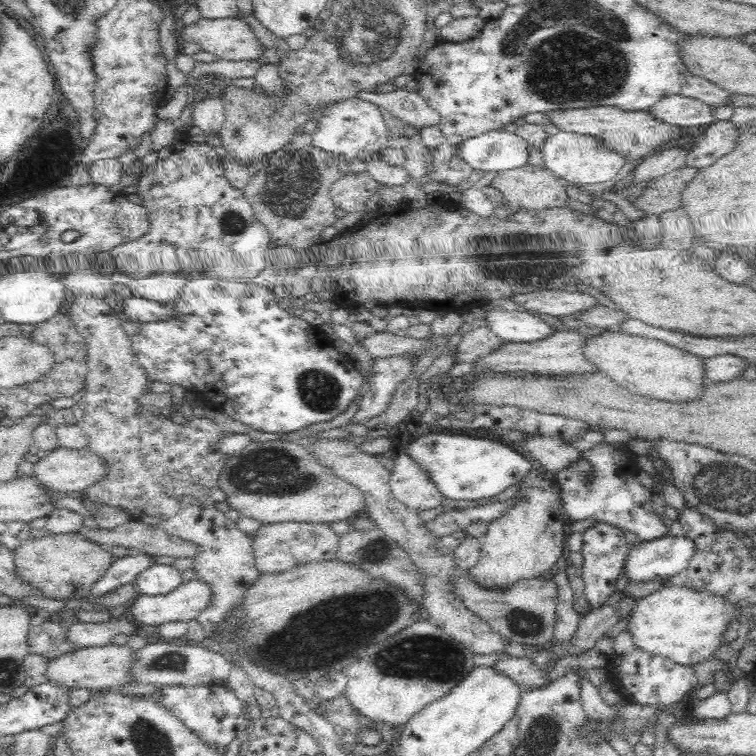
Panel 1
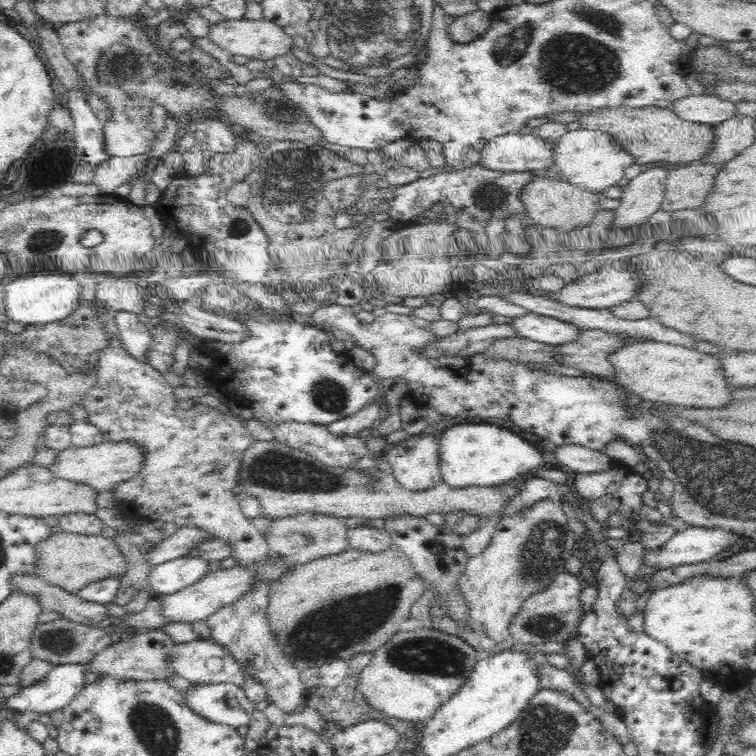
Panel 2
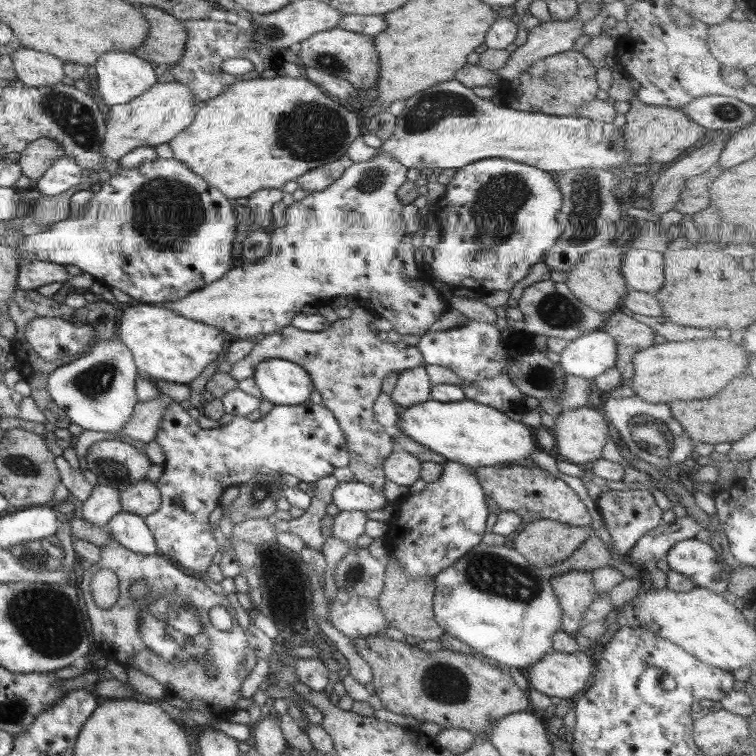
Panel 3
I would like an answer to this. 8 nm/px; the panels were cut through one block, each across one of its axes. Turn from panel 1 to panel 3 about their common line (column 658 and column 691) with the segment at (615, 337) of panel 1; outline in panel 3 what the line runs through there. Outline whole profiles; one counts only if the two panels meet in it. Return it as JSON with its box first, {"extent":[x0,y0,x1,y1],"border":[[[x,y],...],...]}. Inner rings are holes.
{"extent":[630,338,747,404],"border":[[[711,338],[711,340],[689,340],[653,344],[639,352],[633,353],[631,364],[633,376],[630,388],[634,396],[638,396],[647,404],[670,403],[673,401],[699,400],[709,398],[725,384],[743,372],[747,364],[745,350],[727,340]]]}

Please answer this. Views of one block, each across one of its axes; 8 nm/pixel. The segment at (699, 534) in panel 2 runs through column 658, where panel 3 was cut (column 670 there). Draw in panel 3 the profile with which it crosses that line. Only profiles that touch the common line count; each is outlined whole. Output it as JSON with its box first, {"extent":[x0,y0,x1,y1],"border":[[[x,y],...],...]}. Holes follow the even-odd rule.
{"extent":[664,538,730,594],"border":[[[688,538],[673,544],[664,556],[669,570],[687,577],[694,587],[705,588],[723,594],[729,589],[730,575],[724,573],[719,553],[709,547],[709,541],[701,538]]]}

